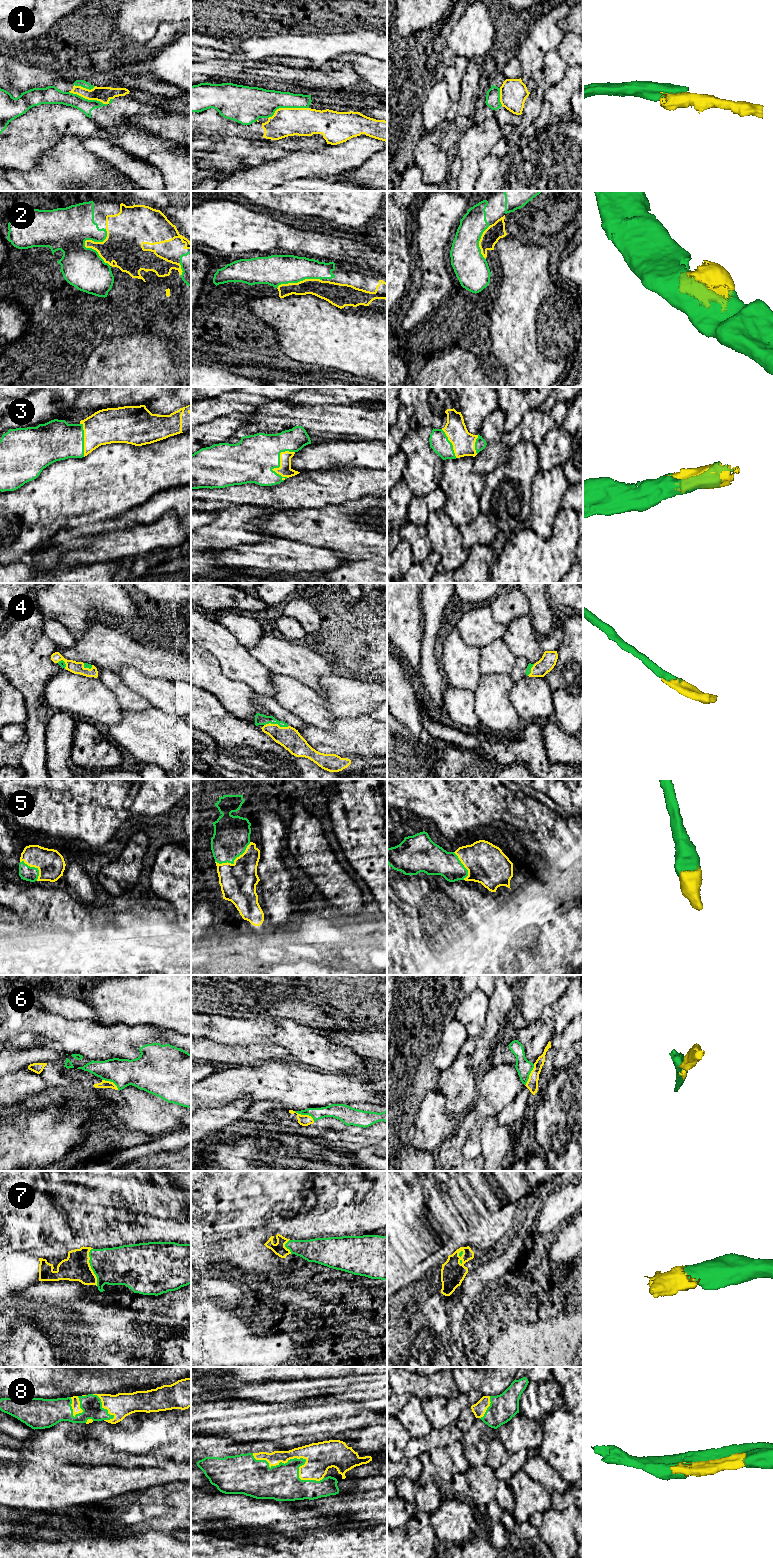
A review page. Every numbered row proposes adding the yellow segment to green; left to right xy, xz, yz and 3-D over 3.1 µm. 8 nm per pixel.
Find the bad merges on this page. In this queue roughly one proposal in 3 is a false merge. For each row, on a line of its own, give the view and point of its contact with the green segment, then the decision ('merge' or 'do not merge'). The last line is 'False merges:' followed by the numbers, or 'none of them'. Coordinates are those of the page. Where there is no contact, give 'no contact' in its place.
1: xy (91, 100) | do not merge
2: xy (84, 243) | merge
3: xz (279, 462) | merge
4: xz (276, 723) | merge
5: xz (233, 861) | merge
6: xz (305, 1114) | do not merge
7: xy (91, 1267) | merge
8: xz (298, 1459) | merge
False merges: 1, 6

